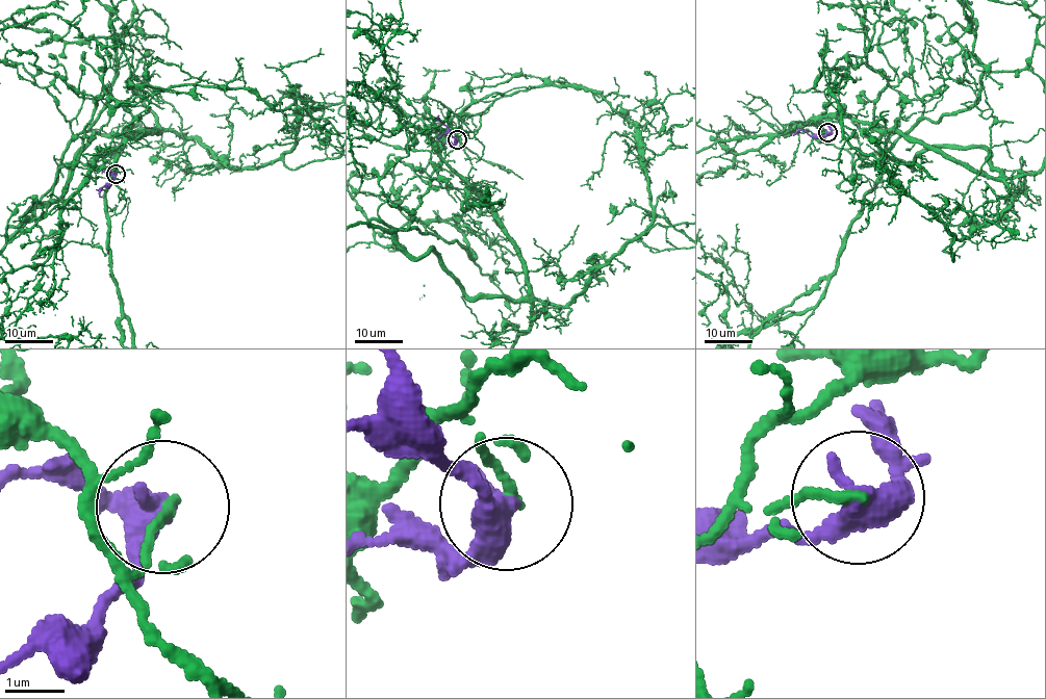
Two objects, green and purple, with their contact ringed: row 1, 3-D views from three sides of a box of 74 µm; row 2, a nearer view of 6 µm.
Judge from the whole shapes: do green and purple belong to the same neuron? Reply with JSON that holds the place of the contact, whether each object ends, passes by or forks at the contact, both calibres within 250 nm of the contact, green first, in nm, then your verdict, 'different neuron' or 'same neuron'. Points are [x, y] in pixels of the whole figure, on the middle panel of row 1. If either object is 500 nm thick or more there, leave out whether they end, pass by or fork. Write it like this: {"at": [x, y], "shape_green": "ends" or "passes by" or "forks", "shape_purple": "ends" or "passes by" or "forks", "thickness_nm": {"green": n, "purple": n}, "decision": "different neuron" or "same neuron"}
{"at": [457, 139], "shape_green": "ends", "shape_purple": "passes by", "thickness_nm": {"green": 160, "purple": 460}, "decision": "different neuron"}

